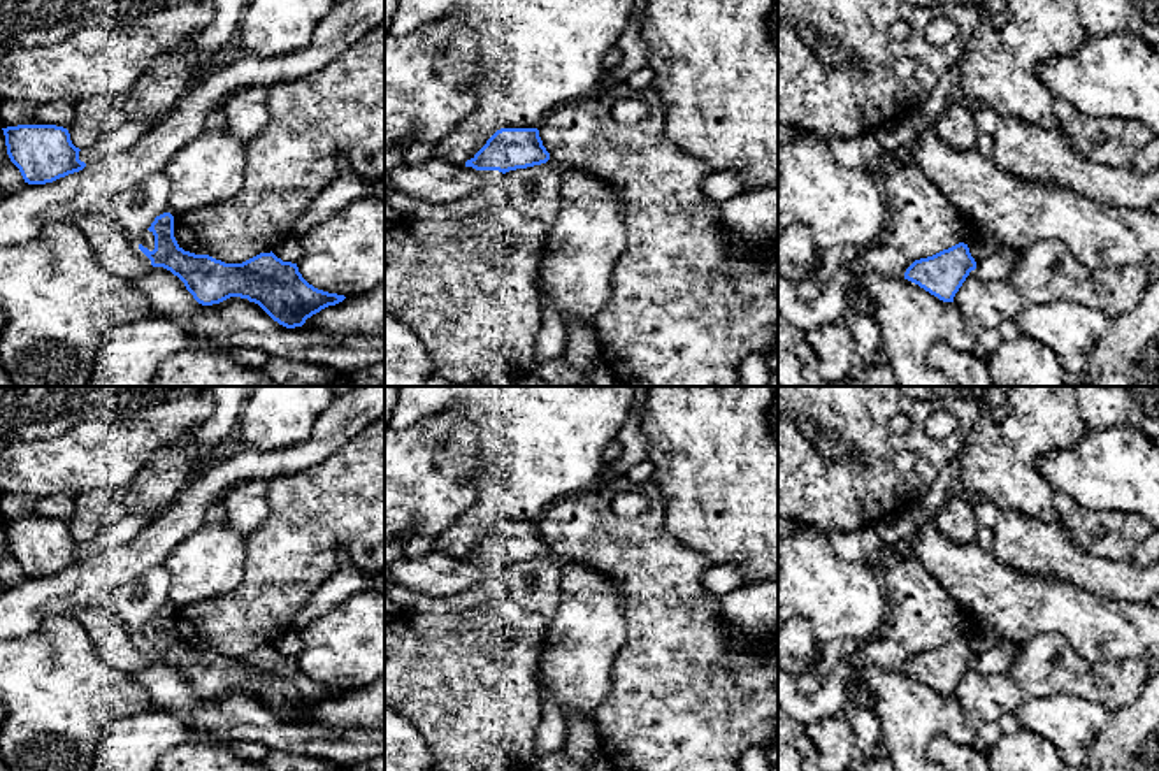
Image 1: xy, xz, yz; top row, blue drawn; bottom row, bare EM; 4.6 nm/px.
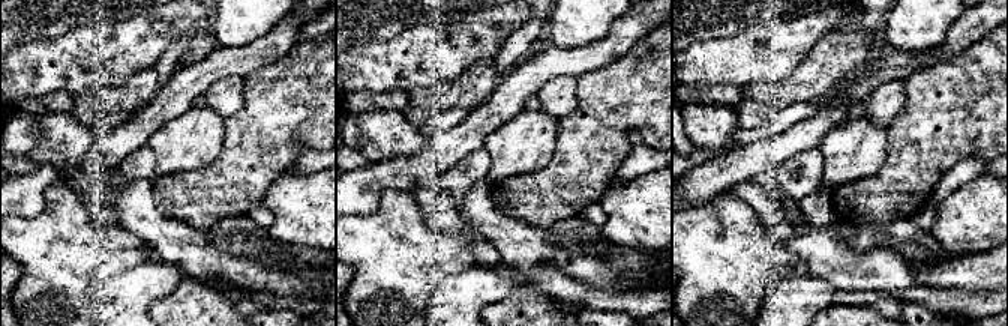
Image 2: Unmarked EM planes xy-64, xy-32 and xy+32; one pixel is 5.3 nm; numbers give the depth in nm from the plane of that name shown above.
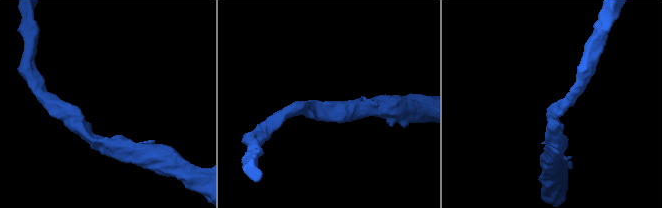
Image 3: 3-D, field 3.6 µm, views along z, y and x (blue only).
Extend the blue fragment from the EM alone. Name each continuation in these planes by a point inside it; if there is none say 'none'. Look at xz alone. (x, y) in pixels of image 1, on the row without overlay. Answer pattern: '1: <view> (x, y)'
none

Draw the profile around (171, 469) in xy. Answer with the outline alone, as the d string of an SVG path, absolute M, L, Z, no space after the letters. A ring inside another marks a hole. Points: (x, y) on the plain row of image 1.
M197 427L160 450L128 485L76 495L76 511L67 522L72 537L79 543L90 543L105 527L126 516L155 518L167 509L186 485L223 453L195 460L195 432Z

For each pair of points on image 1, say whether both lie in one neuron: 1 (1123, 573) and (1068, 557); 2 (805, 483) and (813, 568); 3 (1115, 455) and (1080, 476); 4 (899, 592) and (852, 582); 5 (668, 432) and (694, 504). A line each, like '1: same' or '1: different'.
1: same
2: different
3: same
4: different
5: same

